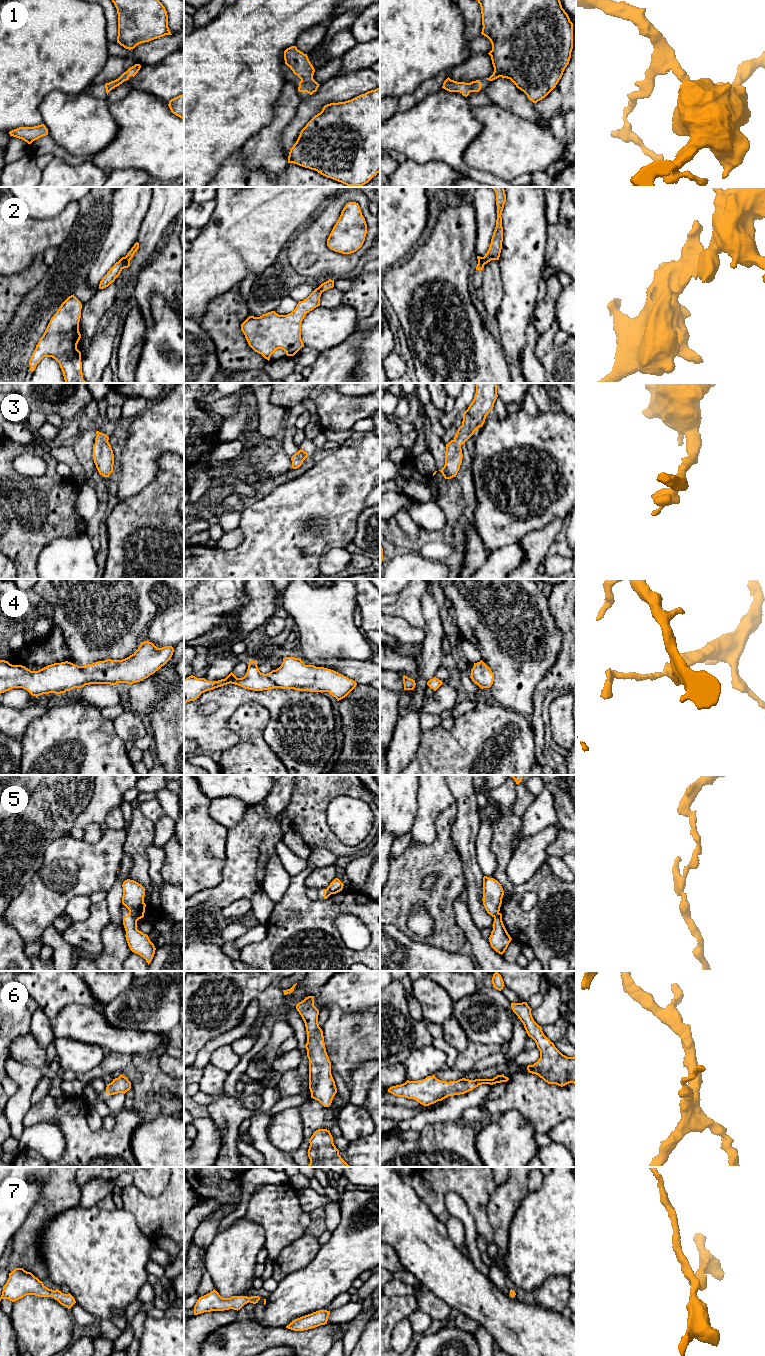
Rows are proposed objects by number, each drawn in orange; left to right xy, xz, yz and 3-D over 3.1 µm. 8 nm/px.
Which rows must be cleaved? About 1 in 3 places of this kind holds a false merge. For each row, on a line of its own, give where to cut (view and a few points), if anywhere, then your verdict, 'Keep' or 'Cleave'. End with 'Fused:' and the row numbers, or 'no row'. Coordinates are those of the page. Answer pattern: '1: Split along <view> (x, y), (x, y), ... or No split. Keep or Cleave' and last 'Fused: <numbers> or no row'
1: No split. Keep
2: Split along xy (125, 257), (122, 268). Cleave
3: No split. Keep
4: No split. Keep
5: Split along xy (129, 911), (137, 920). Cleave
6: No split. Keep
7: No split. Keep
Fused: 2, 5

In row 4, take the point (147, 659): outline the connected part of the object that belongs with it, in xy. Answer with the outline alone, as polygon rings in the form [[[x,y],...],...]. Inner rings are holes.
[[[144,641],[132,655],[122,660],[107,659],[84,666],[65,661],[38,671],[0,660],[0,694],[23,688],[38,697],[65,693],[90,684],[131,685],[158,671],[171,659],[173,652],[172,646],[157,648],[152,642]]]

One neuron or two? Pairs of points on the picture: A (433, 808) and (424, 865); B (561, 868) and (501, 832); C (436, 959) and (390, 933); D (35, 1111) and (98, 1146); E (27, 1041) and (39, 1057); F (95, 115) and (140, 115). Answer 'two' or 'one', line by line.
A: two
B: two
C: one
D: one
E: one
F: two

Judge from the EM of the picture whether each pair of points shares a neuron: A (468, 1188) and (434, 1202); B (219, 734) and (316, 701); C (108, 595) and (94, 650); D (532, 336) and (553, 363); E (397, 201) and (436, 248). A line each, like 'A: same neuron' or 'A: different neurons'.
A: same neuron
B: same neuron
C: same neuron
D: different neurons
E: different neurons

